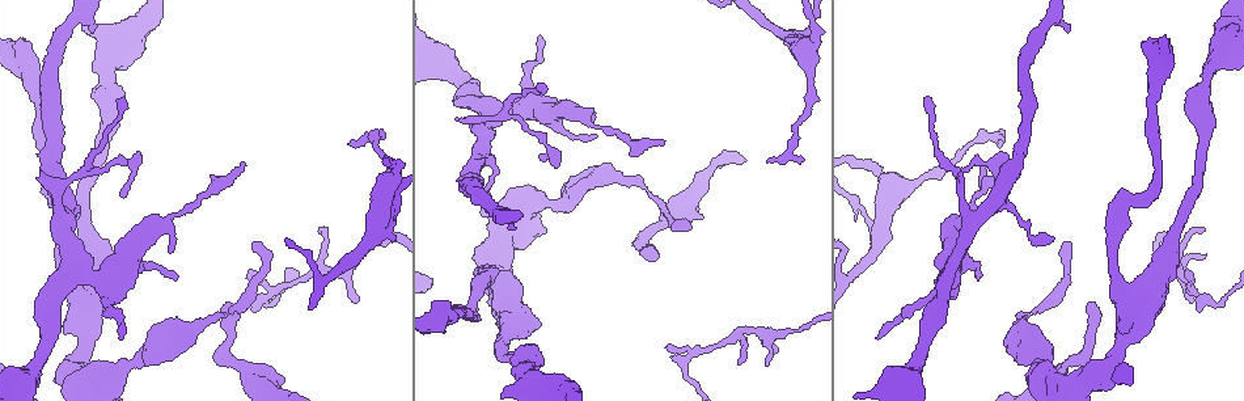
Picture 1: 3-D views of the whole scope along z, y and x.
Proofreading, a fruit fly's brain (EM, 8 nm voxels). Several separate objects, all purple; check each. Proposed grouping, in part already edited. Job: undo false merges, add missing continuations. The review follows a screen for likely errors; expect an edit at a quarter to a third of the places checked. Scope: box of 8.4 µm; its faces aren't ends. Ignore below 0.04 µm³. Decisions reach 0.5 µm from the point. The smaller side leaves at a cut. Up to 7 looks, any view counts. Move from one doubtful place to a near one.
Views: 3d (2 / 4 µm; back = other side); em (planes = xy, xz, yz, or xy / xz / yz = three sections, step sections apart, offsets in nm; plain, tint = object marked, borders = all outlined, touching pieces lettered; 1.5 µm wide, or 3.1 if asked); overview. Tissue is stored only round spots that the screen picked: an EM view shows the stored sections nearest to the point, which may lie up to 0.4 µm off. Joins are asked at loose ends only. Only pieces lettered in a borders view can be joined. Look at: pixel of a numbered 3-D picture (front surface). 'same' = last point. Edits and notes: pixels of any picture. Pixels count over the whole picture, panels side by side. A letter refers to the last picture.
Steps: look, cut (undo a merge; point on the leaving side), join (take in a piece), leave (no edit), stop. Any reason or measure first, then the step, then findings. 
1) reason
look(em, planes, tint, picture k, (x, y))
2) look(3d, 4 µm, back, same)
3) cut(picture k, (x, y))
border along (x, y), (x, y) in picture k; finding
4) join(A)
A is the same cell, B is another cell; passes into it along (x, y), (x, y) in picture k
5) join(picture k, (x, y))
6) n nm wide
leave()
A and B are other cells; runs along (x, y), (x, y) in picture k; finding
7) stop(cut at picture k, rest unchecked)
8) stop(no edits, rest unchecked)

an open end
look(3d, 4 µm, picture 1, (767, 365))

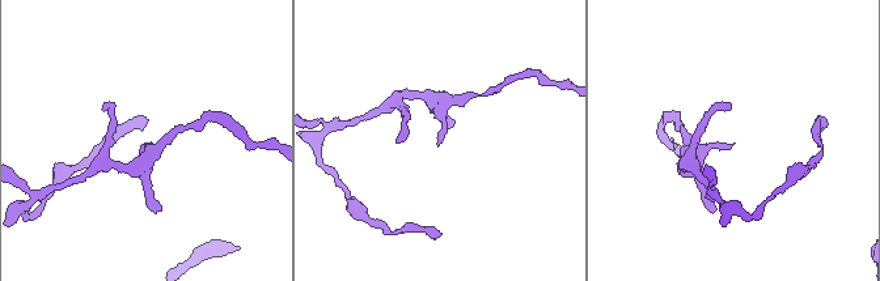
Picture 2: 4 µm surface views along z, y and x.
look(em, xy, step 4, tint, picture 2, (733, 144))

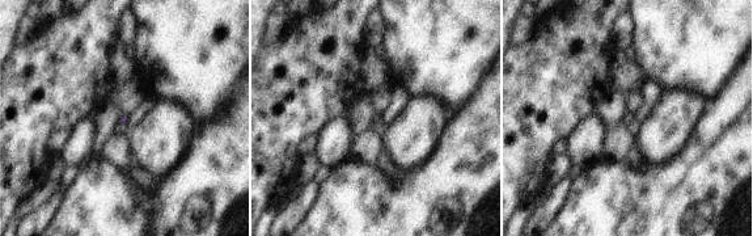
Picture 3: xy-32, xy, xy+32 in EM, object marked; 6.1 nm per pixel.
look(em, planes, borders, same)

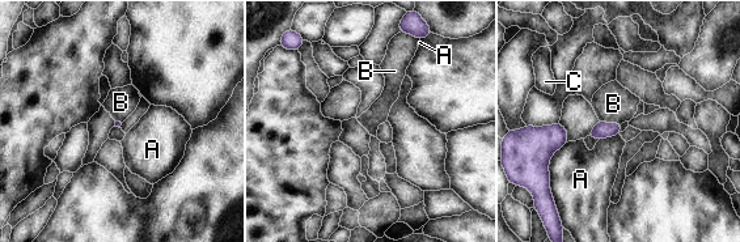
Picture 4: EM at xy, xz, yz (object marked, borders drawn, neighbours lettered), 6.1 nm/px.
leave()
A, B and C are other cells; border along (599, 119), (621, 123) in picture 4; none of them fits

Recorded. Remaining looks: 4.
thin end
look(em, xy, step 8, tint, picture 1, (542, 157))

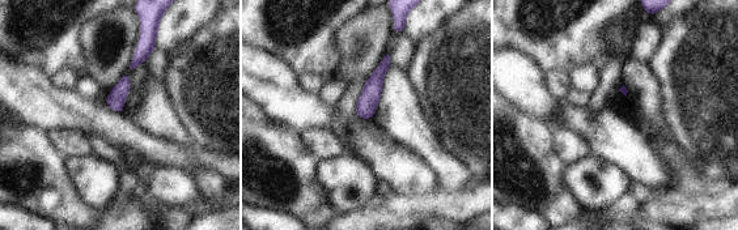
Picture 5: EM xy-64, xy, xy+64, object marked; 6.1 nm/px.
cut it another way
look(em, planes, borders, same)

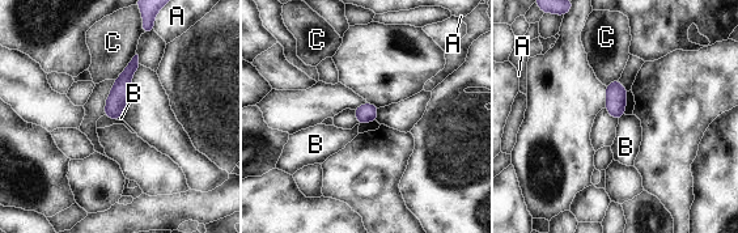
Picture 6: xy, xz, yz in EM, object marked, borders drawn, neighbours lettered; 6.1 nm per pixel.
C touches over 220 nm
leave()
A, B and C are other cells; runs along (135, 60), (122, 84), (113, 115) in picture 6; none of them fits

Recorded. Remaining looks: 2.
look(em, planes, tint, picture 1, (1158, 154))

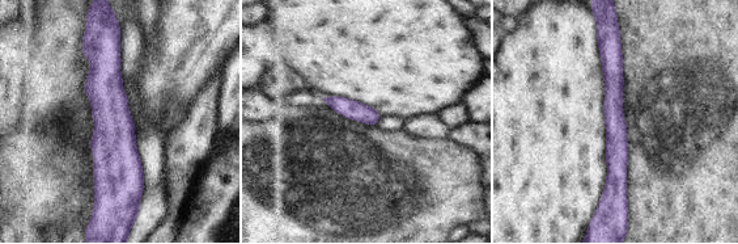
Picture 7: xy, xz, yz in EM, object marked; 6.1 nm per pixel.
look(em, planes, borders, same)

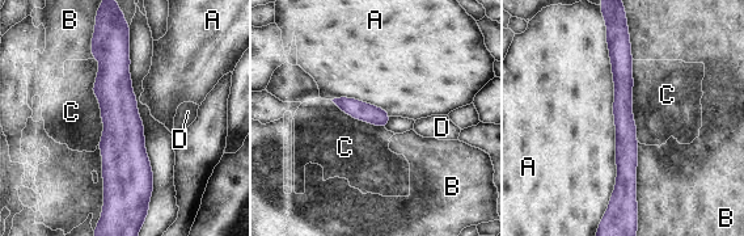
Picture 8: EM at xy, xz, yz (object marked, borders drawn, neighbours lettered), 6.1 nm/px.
A touches over 1100 nm
leave()
A, B, C and D are other cells; runs along (118, 41), (118, 110), (131, 198) in picture 8; one cell here

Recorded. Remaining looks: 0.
stop(no edits, rest unchecked)

